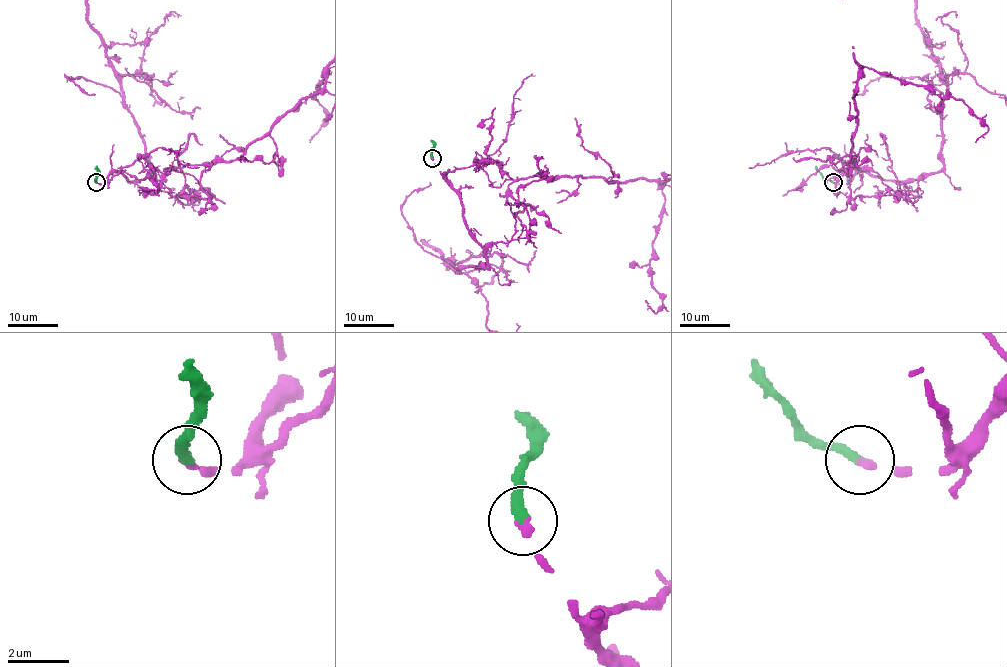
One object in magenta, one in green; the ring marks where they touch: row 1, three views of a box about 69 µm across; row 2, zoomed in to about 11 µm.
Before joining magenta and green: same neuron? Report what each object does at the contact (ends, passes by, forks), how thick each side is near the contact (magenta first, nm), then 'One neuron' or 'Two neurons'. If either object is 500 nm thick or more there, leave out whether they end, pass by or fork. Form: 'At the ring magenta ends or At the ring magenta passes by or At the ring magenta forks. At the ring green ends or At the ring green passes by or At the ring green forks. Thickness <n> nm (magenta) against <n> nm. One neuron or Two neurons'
At the ring magenta ends. At the ring green ends. Thickness 220 nm (magenta) against 360 nm. One neuron

